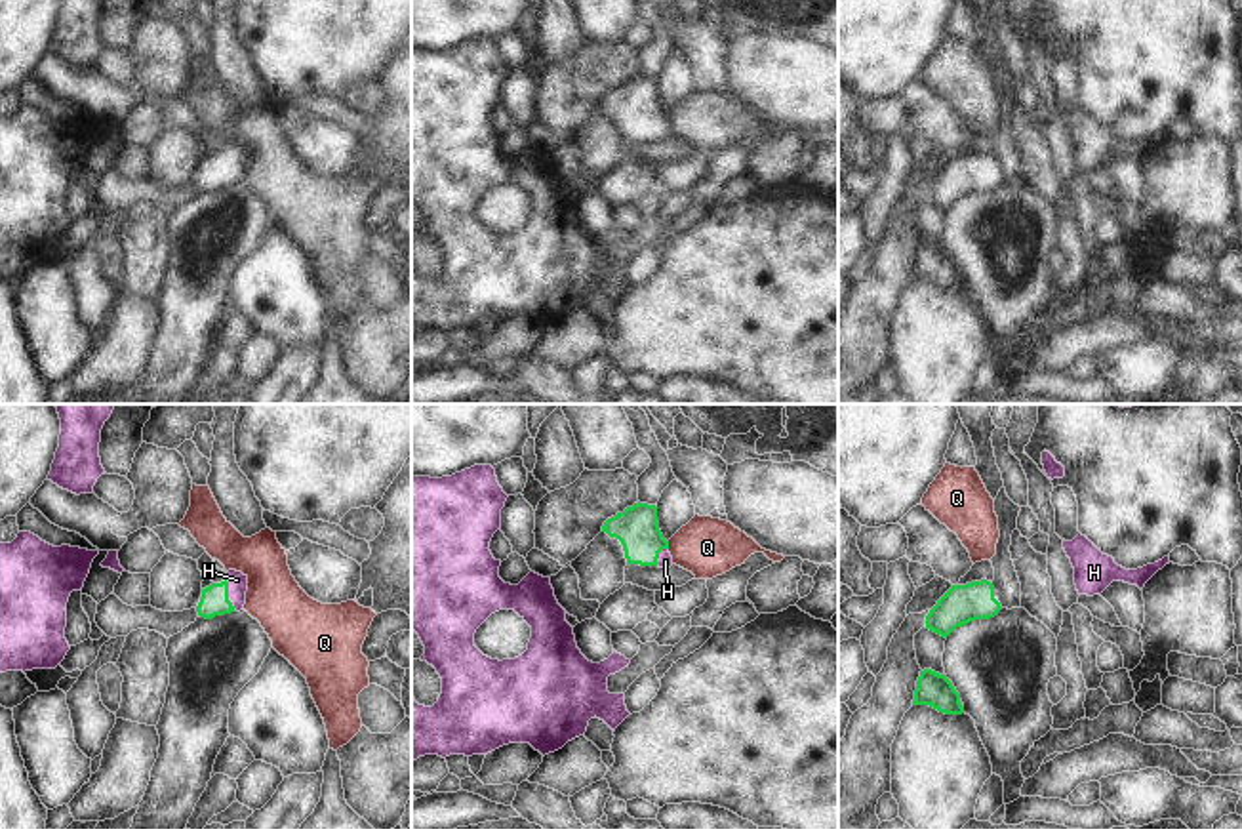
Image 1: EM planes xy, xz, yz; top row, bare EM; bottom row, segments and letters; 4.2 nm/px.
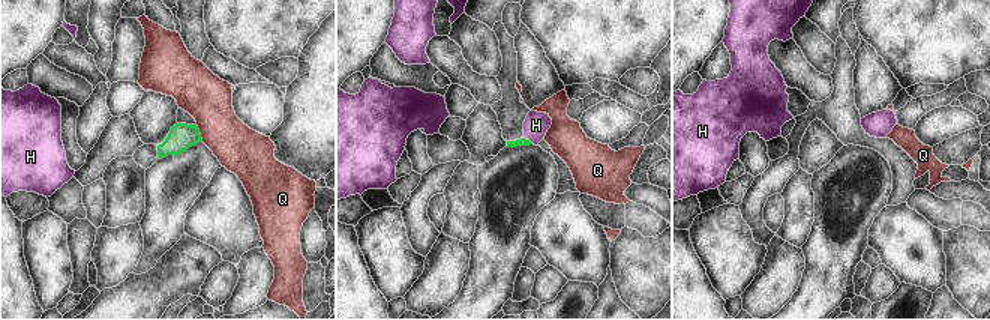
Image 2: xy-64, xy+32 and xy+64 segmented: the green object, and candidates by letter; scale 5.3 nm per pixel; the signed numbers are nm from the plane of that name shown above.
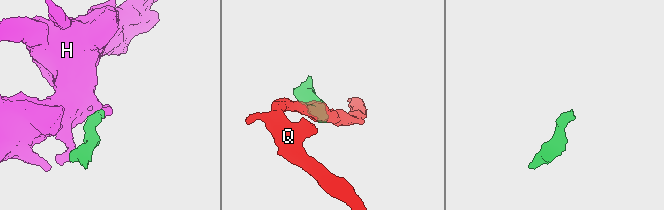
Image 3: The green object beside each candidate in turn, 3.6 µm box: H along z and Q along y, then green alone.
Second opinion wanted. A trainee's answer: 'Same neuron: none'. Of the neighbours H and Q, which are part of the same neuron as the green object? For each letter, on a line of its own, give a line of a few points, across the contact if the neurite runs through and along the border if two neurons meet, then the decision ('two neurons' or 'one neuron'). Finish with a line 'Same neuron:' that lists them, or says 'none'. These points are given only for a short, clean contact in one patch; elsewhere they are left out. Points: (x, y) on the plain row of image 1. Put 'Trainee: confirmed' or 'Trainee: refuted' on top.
Trainee: refuted
H: line xy (214, 174), (227, 168), (237, 153); one neuron
Q: line xz (667, 115), (669, 121); two neurons
Same neuron: H

